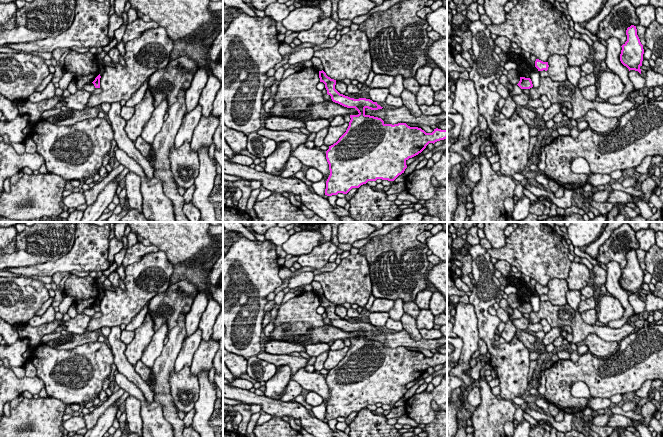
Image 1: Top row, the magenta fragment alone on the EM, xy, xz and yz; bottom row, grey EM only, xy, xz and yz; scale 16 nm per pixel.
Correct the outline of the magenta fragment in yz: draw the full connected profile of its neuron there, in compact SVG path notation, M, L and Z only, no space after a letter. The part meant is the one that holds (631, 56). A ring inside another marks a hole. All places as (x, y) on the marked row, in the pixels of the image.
M631 25L626 30L627 41L621 46L620 61L629 71L635 70L641 74L644 49L637 35L636 26Z

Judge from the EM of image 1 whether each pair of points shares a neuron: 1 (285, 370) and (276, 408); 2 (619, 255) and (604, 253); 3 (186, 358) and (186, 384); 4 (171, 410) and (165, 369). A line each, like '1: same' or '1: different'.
1: different
2: same
3: different
4: same

